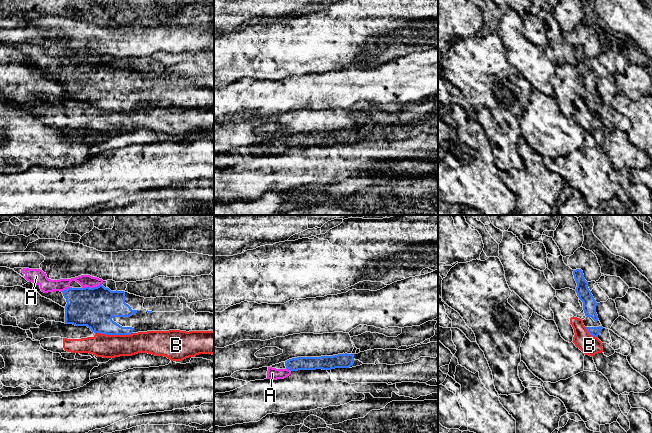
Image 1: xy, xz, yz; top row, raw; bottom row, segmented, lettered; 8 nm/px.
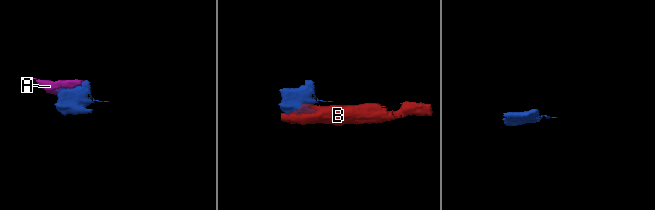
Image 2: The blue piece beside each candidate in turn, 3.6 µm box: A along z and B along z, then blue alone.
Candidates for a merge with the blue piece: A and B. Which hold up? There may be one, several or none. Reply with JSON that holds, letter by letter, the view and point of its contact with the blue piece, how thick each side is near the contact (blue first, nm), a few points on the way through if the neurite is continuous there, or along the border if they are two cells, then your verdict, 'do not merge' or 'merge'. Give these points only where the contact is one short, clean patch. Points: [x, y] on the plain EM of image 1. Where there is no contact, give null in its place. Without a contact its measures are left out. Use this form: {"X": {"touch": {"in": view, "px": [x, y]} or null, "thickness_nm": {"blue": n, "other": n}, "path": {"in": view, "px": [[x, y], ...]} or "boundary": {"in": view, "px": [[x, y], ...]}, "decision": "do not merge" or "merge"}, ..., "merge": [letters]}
{"A": {"touch": {"in": "xy", "px": [91, 64]}, "thickness_nm": {"blue": 320, "other": 100}, "decision": "merge"}, "B": {"touch": {"in": "xy", "px": [114, 110]}, "thickness_nm": {"blue": 300, "other": 190}, "boundary": {"in": "xy", "px": [[95, 108], [103, 110], [132, 109]]}, "decision": "do not merge"}, "merge": ["A"]}

